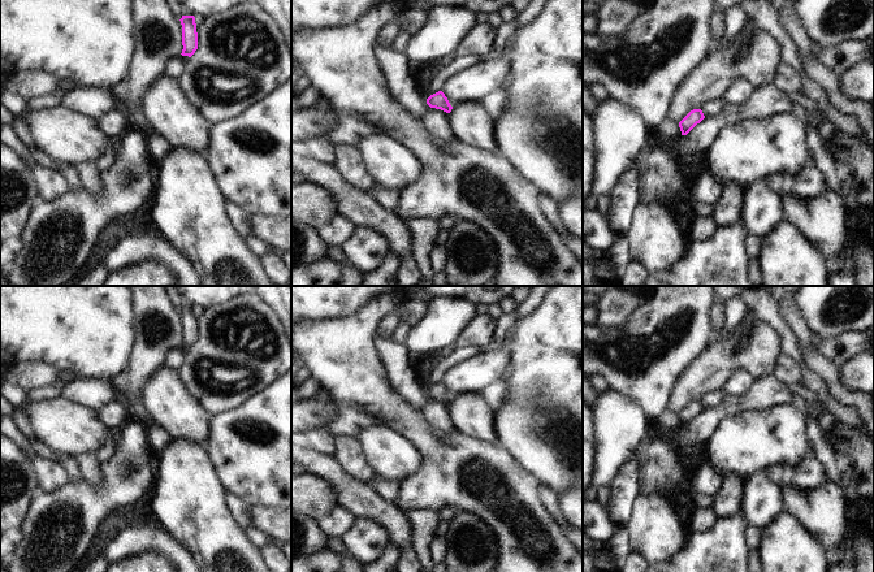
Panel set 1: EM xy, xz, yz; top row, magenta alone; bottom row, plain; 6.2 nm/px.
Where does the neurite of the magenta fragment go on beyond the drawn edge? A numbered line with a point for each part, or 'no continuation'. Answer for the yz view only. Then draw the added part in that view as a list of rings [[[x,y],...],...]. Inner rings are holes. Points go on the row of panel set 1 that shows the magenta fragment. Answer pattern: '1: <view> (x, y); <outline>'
1: yz (753, 56); [[[749,29],[732,38],[726,48],[713,51],[682,83],[669,118],[680,122],[691,110],[702,108],[711,99],[721,99],[736,81],[744,79],[753,88],[774,84],[782,62],[780,44],[766,31]]]
2: yz (658, 164); [[[682,134],[665,142],[653,138],[636,155],[631,169],[639,174],[641,202],[671,208],[682,192],[691,187],[682,173],[684,144],[685,135]]]

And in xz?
1: xz (483, 79); [[[503,55],[497,60],[479,61],[472,68],[451,75],[441,91],[451,107],[464,101],[484,101],[505,87],[511,73],[512,61]]]

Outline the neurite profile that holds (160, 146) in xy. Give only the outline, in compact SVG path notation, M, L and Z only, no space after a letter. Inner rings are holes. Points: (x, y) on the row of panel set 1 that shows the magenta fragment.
M155 133L151 138L151 152L156 165L160 165L174 151L173 144L164 135Z

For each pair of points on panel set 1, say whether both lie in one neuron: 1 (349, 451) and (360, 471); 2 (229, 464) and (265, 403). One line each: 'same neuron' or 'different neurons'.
1: same neuron
2: same neuron

